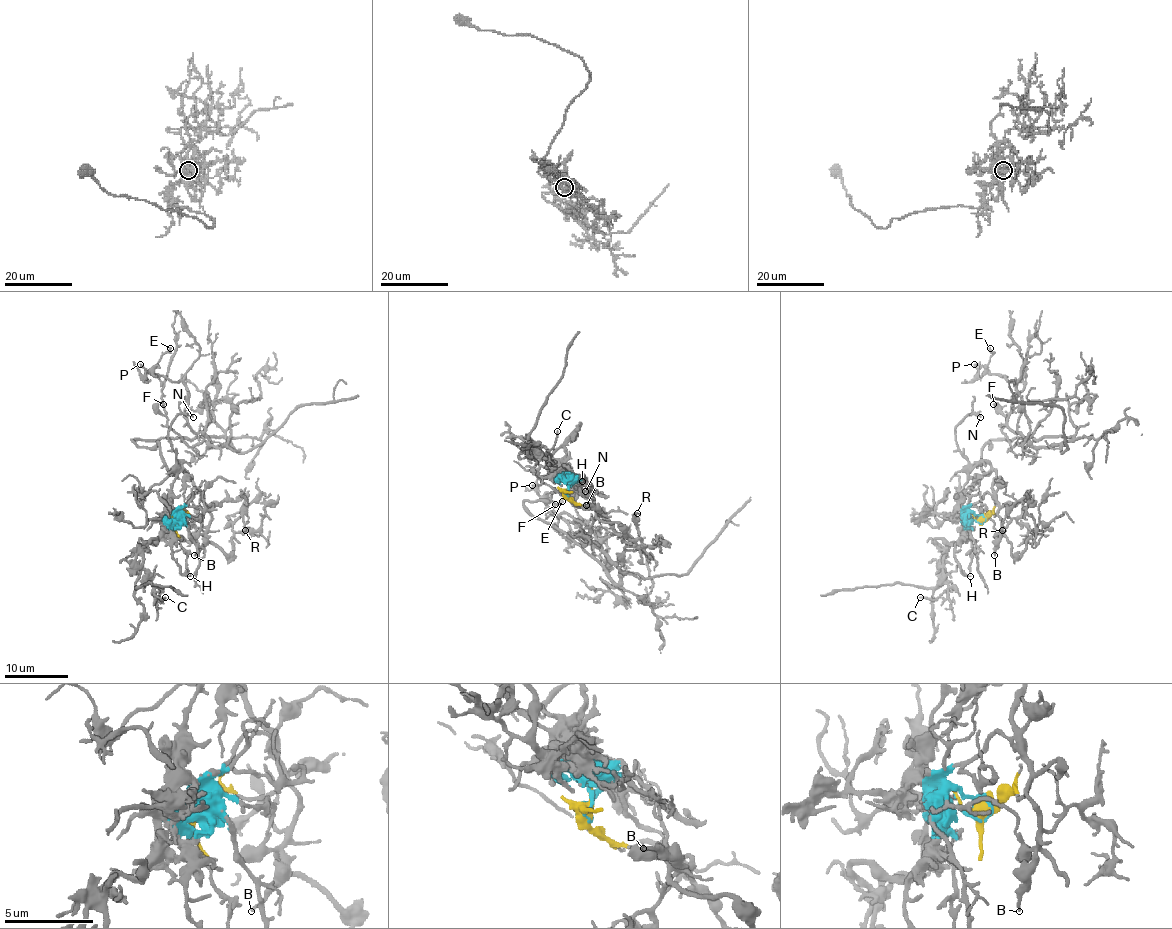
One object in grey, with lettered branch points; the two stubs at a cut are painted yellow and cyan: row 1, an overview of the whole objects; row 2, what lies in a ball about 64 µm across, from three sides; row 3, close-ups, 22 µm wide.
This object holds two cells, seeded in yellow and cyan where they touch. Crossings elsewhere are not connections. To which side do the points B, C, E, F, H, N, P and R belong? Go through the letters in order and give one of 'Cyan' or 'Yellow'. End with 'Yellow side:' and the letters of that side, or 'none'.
B: Yellow
C: Cyan
E: Yellow
F: Yellow
H: Cyan
N: Cyan
P: Yellow
R: Yellow
Yellow side: B, E, F, P, R

